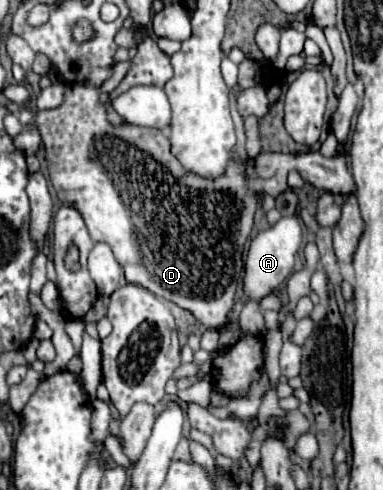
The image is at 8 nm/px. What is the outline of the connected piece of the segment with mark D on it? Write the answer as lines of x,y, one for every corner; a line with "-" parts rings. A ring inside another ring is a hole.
124,60
124,62
118,62
116,68
114,68
114,74
110,80
106,80
106,84
96,90
96,88
86,88
86,86
80,86
80,84
74,84
74,86
66,86
66,100
60,108
54,108
54,110
42,110
38,112
34,124
36,128
40,130
40,136
42,136
42,142
44,142
44,148
46,148
46,160
48,160
48,172
50,172
50,182
60,198
60,202
76,208
80,212
80,216
84,218
86,222
86,228
90,232
90,238
94,242
106,242
110,244
110,248
114,250
116,254
116,260
122,264
124,268
124,274
126,274
126,280
132,282
132,284
140,284
144,288
148,288
150,292
178,304
180,308
186,308
190,310
202,324
210,326
210,328
218,328
226,322
226,316
236,300
236,292
238,292
238,280
240,280
240,274
242,274
242,268
244,268
244,262
242,262
242,250
244,250
244,242
252,230
252,218
254,218
254,210
258,208
258,200
256,200
256,192
266,192
270,196
280,196
286,192
286,176
290,170
298,170
302,174
304,180
308,180
310,184
314,184
316,188
320,190
326,190
326,192
334,192
338,196
346,196
352,192
352,174
348,170
348,164
346,164
346,156
338,156
338,158
324,158
320,152
308,152
308,154
260,154
256,158
256,168
250,166
248,162
242,166
240,162
230,162
230,168
226,170
226,176
220,176
218,180
206,180
202,176
194,176
190,172
186,172
182,168
182,164
178,164
178,160
170,154
170,142
166,138
166,134
160,134
162,130
156,130
156,128
140,128
140,126
130,126
130,124
120,124
120,126
114,126
110,120
108,120
108,114
106,114
106,108
100,106
98,98
102,92
110,92
114,90
122,78
130,72
130,66
132,66
132,60
-
242,174
248,174
248,178
244,180

